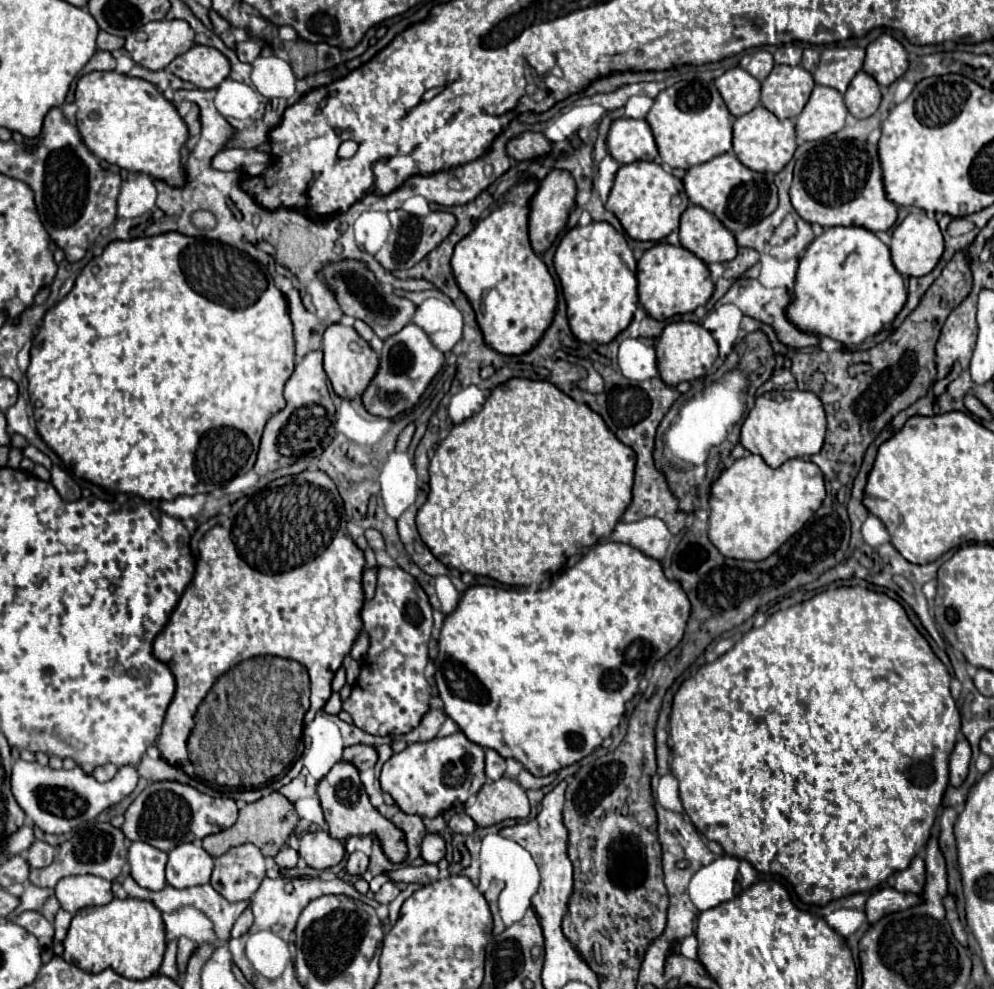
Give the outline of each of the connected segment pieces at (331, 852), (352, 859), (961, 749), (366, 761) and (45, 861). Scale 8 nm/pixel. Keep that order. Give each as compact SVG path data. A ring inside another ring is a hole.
M314 831L306 833L300 839L300 857L306 859L306 863L314 869L328 869L342 861L344 857L344 843L330 837L326 831Z
M354 851L354 853L348 855L346 871L348 871L350 875L362 875L366 869L368 869L368 855L366 855L366 853Z
M962 737L962 739L956 743L956 747L954 747L952 755L950 755L950 763L948 763L948 767L950 767L950 783L952 783L954 787L962 785L962 781L966 779L966 775L968 775L968 765L970 765L970 757L972 757L970 743L966 741L966 737Z
M352 745L344 749L344 759L352 761L360 771L374 767L378 761L378 751L372 745Z
M34 841L32 847L26 851L26 861L28 865L34 867L46 867L54 859L54 847L50 847L46 841Z

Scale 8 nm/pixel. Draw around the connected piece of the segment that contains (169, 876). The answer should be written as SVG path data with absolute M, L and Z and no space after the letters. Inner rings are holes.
M184 843L170 851L166 865L166 881L176 889L204 885L210 881L214 859L202 849L200 843Z

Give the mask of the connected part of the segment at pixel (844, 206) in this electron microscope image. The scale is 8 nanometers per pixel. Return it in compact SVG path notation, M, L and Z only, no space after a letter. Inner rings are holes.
M820 141L806 155L796 159L790 199L798 215L822 227L864 227L868 231L888 231L898 217L898 209L886 199L882 169L876 145L862 141Z

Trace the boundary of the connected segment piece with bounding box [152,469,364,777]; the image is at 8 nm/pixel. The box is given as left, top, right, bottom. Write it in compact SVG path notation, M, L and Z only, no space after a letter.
M314 469L314 471L302 471L300 475L292 475L292 477L280 477L280 479L268 483L264 489L256 491L254 495L238 499L232 505L232 509L230 509L228 515L216 515L216 517L208 519L206 523L202 523L196 529L196 533L192 535L192 541L190 541L190 549L192 549L192 559L194 559L194 565L196 565L194 579L186 587L186 591L182 595L180 603L176 605L176 609L174 609L168 625L154 639L152 653L154 653L154 657L158 661L162 661L162 663L166 663L170 667L170 671L172 671L172 675L176 679L176 693L174 693L174 699L172 699L168 711L166 711L166 717L164 717L164 723L162 723L162 731L160 731L156 747L160 749L162 759L166 759L170 765L180 767L188 777L194 777L194 767L192 767L192 763L188 759L188 751L186 751L186 741L188 741L188 735L190 735L192 725L194 725L194 721L192 721L194 713L196 713L200 701L206 697L208 689L214 685L214 681L220 675L224 675L228 669L232 669L232 665L238 665L240 661L246 661L246 659L252 659L252 657L258 657L258 655L274 655L274 657L288 657L288 659L300 661L300 665L304 665L308 669L308 675L310 675L310 711L306 713L306 723L310 723L314 719L314 715L324 707L324 703L332 695L330 683L334 679L334 673L338 671L338 667L342 665L342 659L350 653L352 643L356 641L356 637L362 631L360 609L364 605L364 591L362 591L364 553L356 547L354 539L346 531L344 505L342 505L342 499L338 495L338 489L336 489L334 481L326 473L322 473L318 469Z

